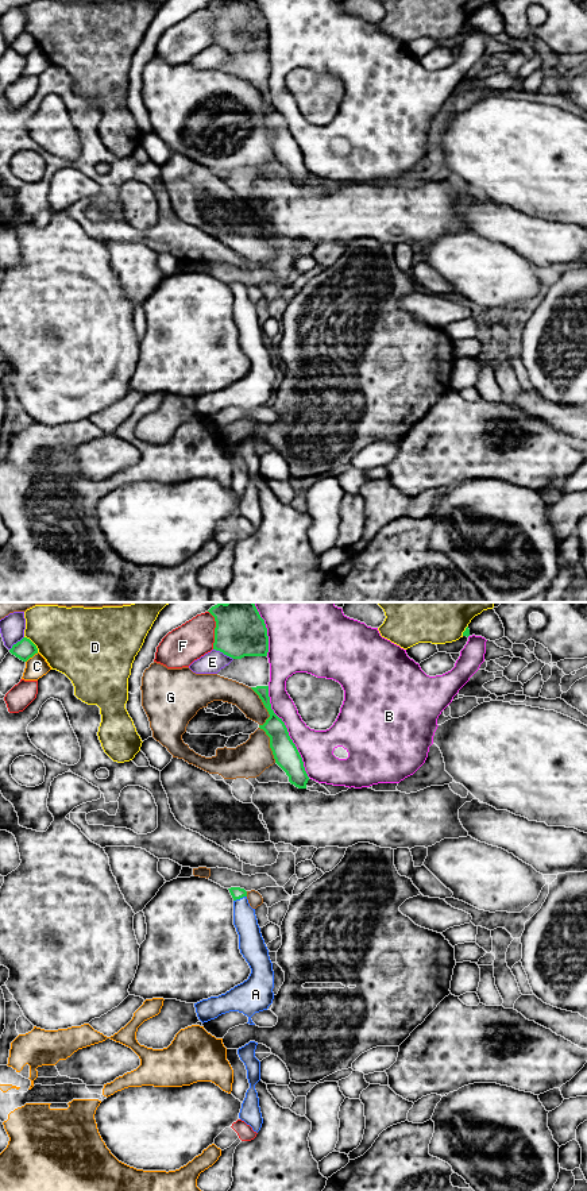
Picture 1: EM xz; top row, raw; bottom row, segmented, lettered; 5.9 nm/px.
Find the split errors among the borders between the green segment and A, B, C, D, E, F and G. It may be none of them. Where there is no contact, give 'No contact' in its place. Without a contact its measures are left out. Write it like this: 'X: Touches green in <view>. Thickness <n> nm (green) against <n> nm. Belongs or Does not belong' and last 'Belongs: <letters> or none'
A: Touches green in xz. Thickness 70 nm (green) against 140 nm. Belongs
B: Touches green in xz. Thickness 150 nm (green) against 200 nm. Does not belong
C: Touches green in xz. Thickness 120 nm (green) against 130 nm. Does not belong
D: Touches green in xz. Thickness 120 nm (green) against 400 nm. Does not belong
E: Touches green in xz. Thickness 300 nm (green) against 130 nm. Does not belong
F: Touches green in xz. Thickness 300 nm (green) against 220 nm. Does not belong
G: Touches green in xz. Thickness 150 nm (green) against 220 nm. Does not belong
Belongs: A

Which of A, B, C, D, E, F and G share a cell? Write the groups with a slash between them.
A / B / C / D / E / F / G

